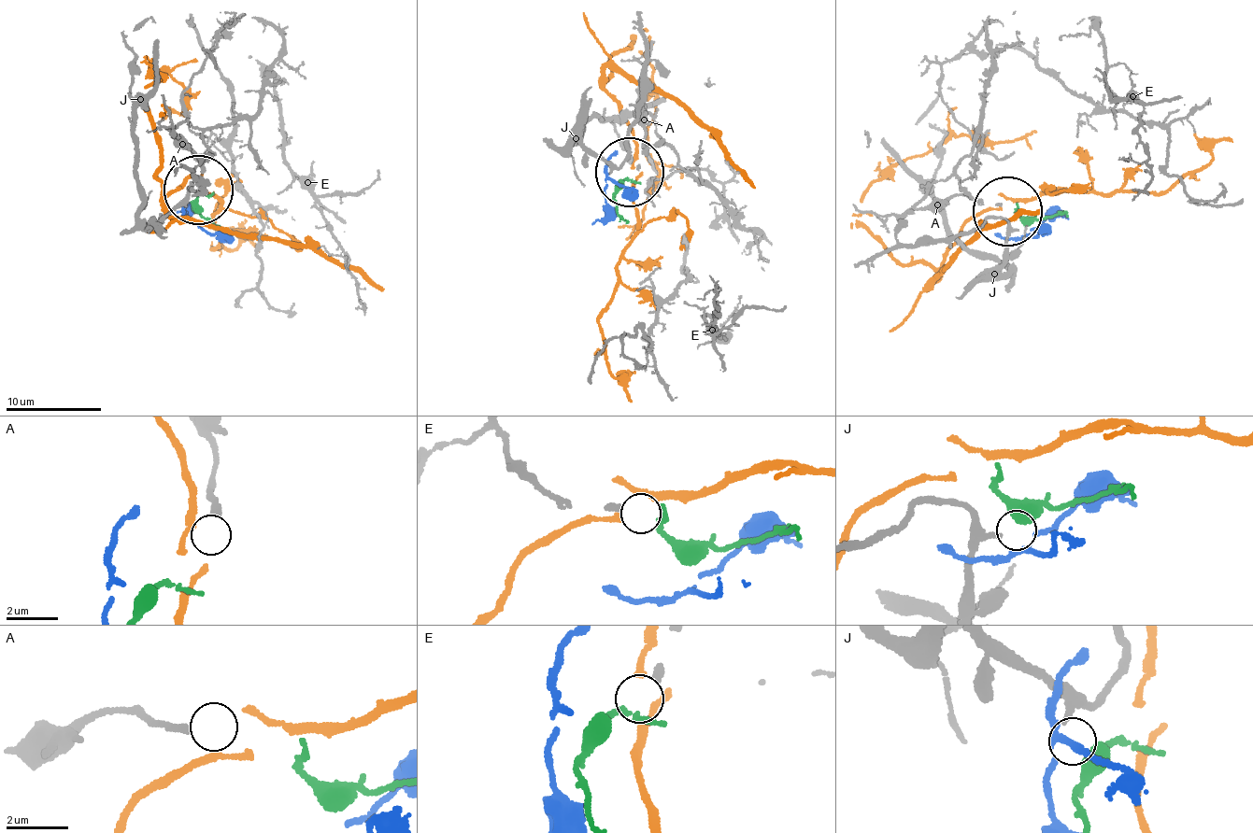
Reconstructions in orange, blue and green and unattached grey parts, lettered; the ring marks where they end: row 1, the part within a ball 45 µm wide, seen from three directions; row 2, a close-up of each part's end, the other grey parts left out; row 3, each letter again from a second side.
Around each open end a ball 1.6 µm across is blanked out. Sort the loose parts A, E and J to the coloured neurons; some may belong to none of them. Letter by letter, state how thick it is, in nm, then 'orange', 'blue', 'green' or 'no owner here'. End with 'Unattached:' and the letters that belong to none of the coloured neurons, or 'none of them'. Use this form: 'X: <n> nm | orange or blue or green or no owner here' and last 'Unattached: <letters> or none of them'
A: 260 nm | no owner here
E: 160 nm | green
J: 200 nm | no owner here
Unattached: A, J

